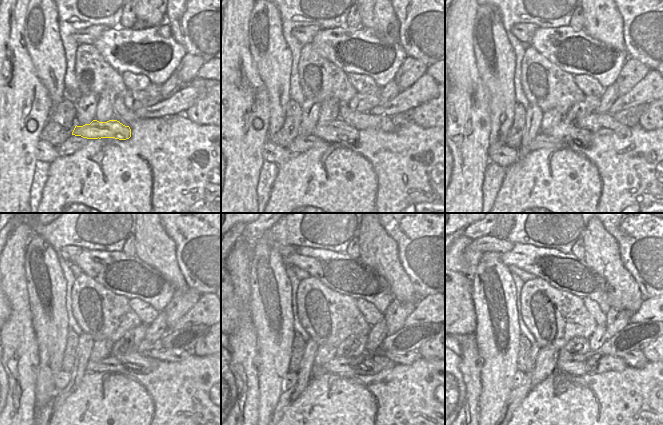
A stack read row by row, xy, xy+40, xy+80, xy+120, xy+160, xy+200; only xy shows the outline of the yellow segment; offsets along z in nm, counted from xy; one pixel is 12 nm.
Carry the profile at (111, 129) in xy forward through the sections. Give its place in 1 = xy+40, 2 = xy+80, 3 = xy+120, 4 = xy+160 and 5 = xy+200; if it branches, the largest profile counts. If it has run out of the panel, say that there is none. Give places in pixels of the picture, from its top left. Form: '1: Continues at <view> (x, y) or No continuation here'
1: Continues at xy+40 (336, 131)
2: Continues at xy+80 (566, 132)
3: Continues at xy+120 (140, 364)
4: Continues at xy+160 (366, 365)
5: Continues at xy+200 (605, 363).

